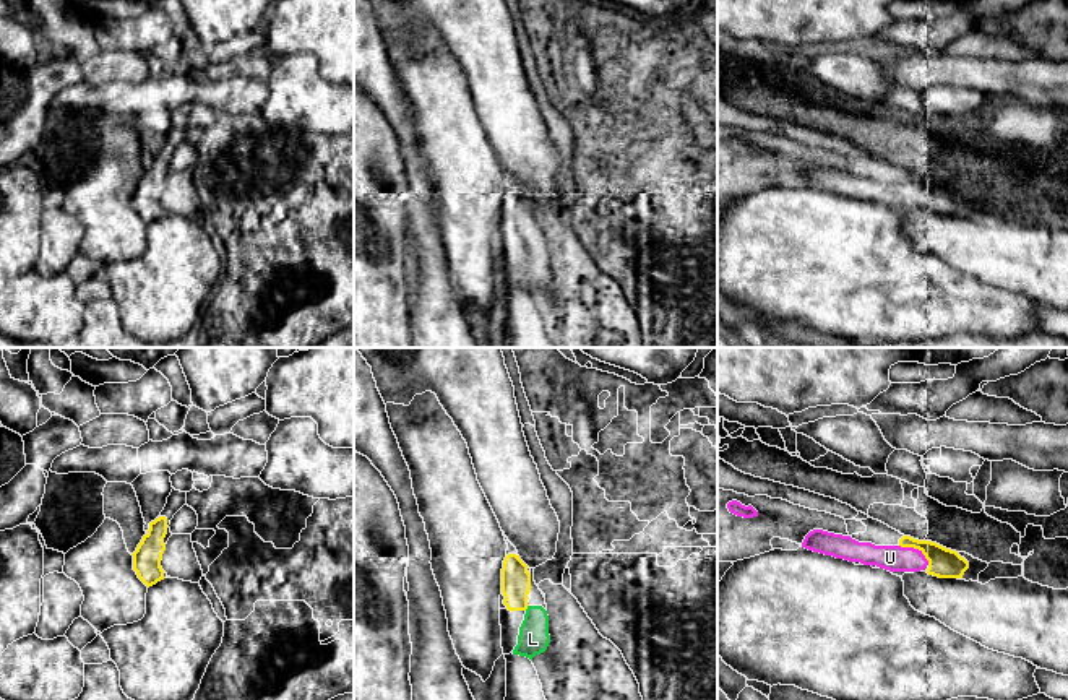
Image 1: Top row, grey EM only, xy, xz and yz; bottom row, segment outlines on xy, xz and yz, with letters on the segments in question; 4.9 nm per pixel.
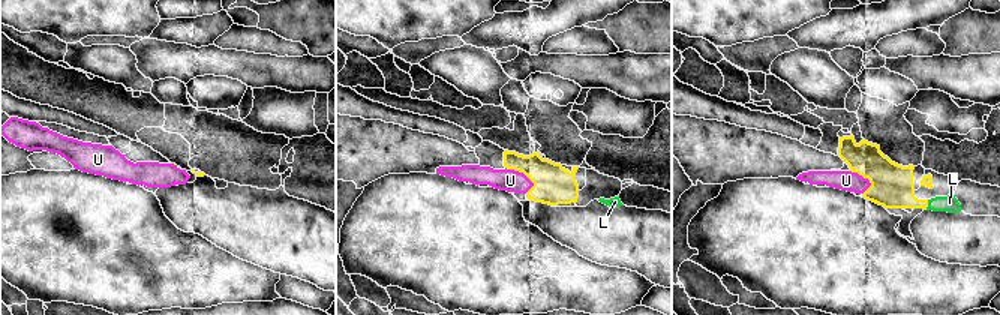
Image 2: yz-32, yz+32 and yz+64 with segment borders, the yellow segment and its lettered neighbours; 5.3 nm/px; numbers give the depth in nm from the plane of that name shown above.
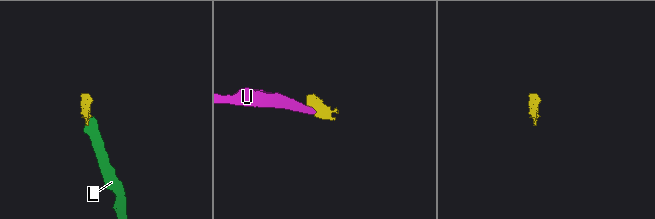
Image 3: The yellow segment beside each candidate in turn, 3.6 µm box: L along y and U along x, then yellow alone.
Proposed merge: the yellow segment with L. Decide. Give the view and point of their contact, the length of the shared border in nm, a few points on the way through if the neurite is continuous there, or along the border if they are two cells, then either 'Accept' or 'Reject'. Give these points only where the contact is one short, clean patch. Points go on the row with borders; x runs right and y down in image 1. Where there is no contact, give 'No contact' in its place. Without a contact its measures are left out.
Touches yellow at xz (526, 608). Shared border 30 nm. Path across: xz (515, 579), (515, 595), (526, 608), (533, 614), (533, 639). Accept

